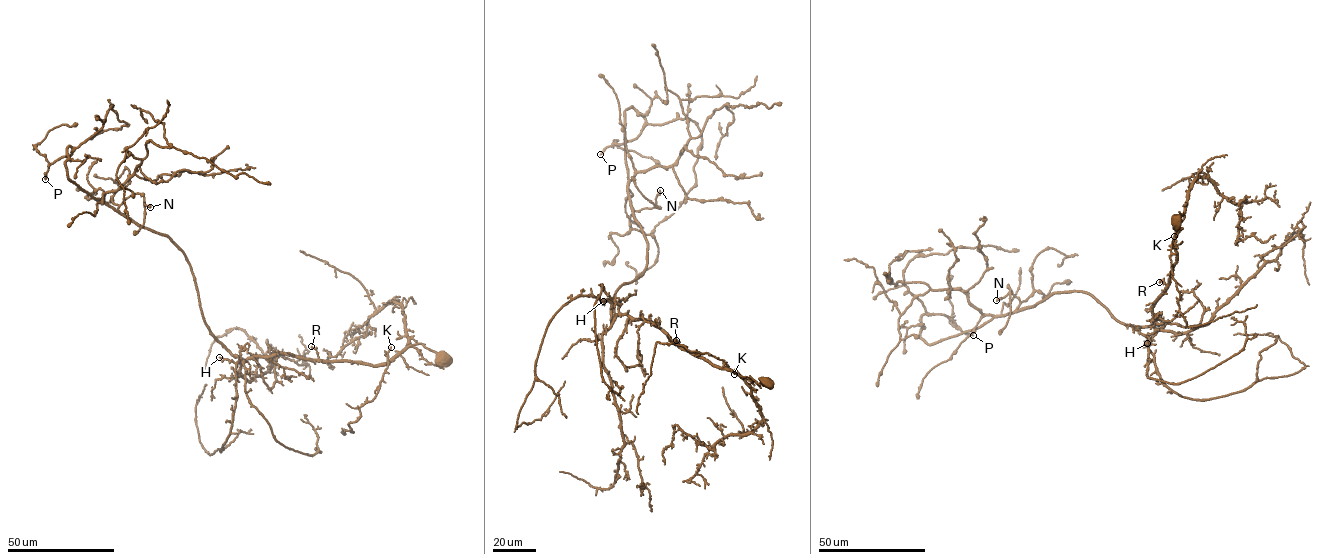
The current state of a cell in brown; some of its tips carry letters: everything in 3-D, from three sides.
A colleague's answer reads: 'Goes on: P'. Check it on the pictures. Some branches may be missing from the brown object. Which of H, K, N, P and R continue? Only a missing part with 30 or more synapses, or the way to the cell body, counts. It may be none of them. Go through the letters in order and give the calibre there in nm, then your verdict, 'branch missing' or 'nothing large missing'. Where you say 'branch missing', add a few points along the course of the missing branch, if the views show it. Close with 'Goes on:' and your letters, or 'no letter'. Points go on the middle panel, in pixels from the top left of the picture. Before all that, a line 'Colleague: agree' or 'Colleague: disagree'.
Colleague: agree
H: calibre 120 nm; nothing large missing
K: calibre 160 nm; nothing large missing
N: calibre 200 nm; nothing large missing
P: calibre 240 nm; branch missing; course (600, 154), (567, 186), (536, 200), (513, 202)
R: calibre 110 nm; nothing large missing
Goes on: P

